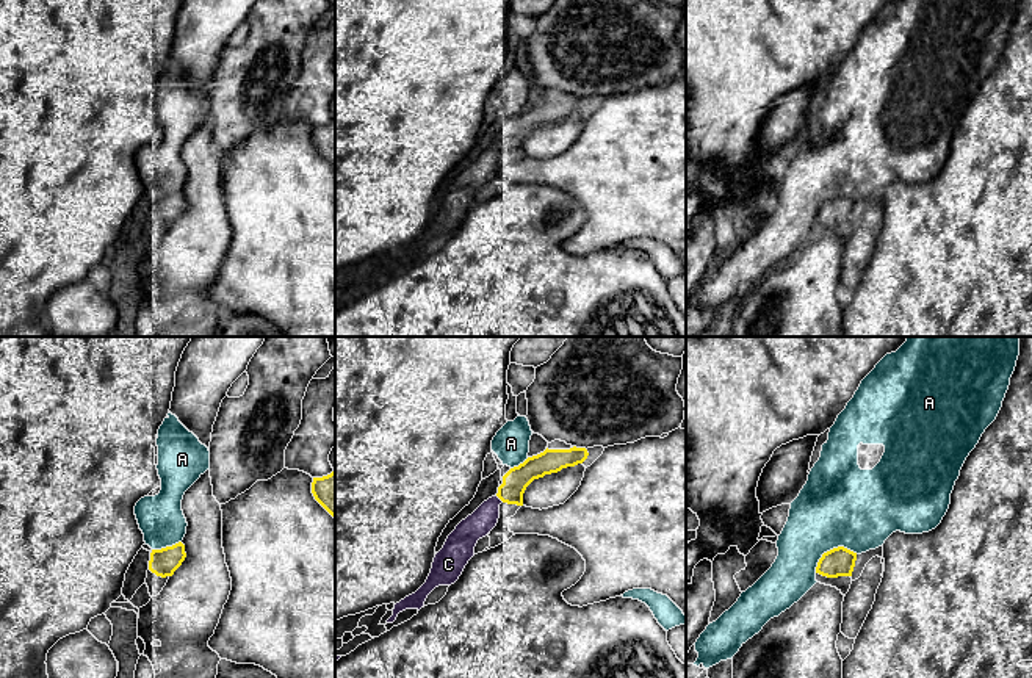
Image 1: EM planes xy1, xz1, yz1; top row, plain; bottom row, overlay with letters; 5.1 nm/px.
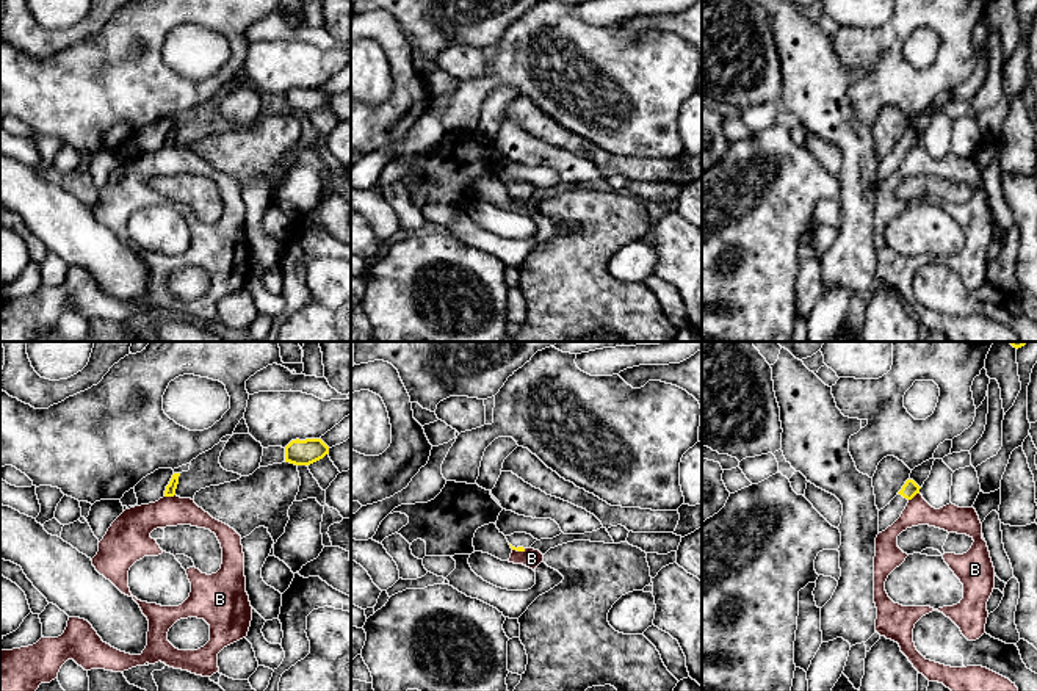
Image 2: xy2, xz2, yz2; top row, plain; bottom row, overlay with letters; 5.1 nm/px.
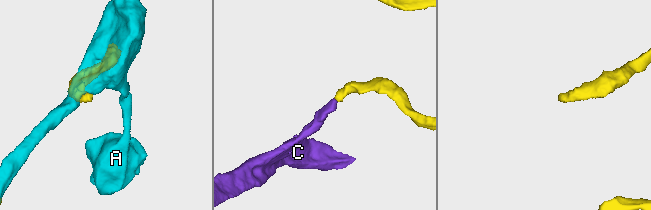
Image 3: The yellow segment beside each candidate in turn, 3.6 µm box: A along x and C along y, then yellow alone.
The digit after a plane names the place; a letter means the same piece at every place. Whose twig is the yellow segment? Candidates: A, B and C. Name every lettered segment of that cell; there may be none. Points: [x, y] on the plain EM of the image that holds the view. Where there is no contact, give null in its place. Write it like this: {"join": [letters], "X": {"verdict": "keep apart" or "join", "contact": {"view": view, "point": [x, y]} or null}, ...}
{"join": ["C"], "A": {"verdict": "keep apart", "contact": {"view": "yz1", "point": [830, 199]}}, "B": {"verdict": "keep apart", "contact": {"view": "xy2", "point": [169, 144]}}, "C": {"verdict": "join", "contact": {"view": "xz1", "point": [500, 147]}}}

